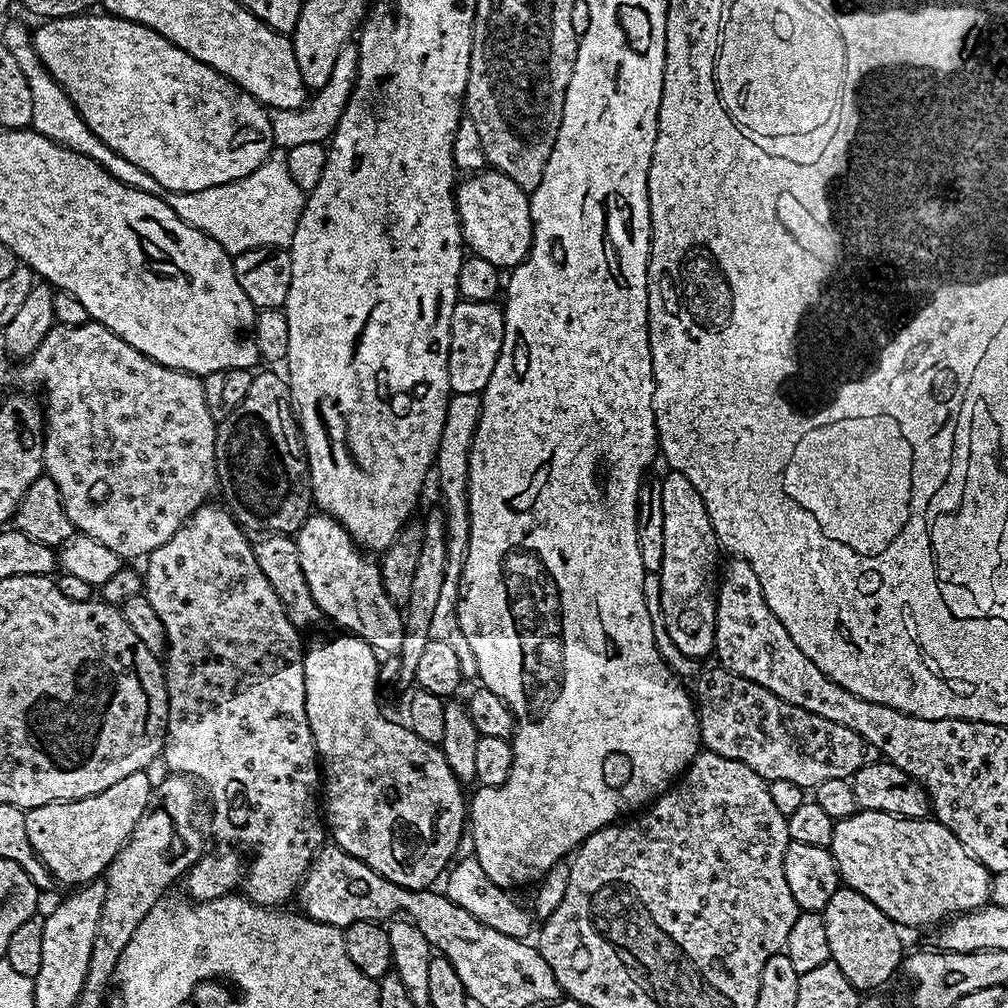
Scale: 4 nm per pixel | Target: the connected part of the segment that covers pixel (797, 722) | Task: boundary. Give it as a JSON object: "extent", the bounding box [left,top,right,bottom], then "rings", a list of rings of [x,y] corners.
{"extent":[694,666,870,790],"rings":[[[719,666],[706,669],[697,678],[694,707],[700,717],[700,743],[704,748],[714,754],[722,754],[722,758],[742,762],[742,766],[748,766],[754,774],[769,782],[798,782],[798,786],[805,790],[815,790],[830,778],[851,780],[853,774],[870,760],[868,743],[854,734],[854,730],[838,722],[818,718],[818,714],[810,714],[802,710],[802,706],[794,706],[778,698],[778,694],[770,694],[766,686],[758,686],[758,682],[750,682],[750,678],[742,678]]]}

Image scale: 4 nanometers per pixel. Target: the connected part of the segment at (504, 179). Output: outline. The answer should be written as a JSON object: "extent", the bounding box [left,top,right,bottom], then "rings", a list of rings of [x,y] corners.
{"extent":[456,170,532,269],"rings":[[[483,170],[465,175],[456,186],[456,209],[460,215],[460,233],[464,236],[467,251],[474,256],[494,262],[499,269],[514,269],[525,260],[532,245],[532,219],[530,218],[530,196],[504,172]]]}

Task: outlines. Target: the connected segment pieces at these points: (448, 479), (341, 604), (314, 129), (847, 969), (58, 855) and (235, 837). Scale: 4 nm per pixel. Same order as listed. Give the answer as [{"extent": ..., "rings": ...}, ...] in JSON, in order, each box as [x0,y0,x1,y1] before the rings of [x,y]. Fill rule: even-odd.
[{"extent":[429,394,480,678],"rings":[[[455,394],[448,401],[446,422],[442,426],[442,438],[438,442],[438,450],[434,461],[434,480],[440,483],[440,496],[444,499],[442,509],[445,516],[446,534],[446,570],[439,593],[439,601],[431,617],[429,638],[434,642],[449,645],[458,654],[458,662],[462,666],[465,678],[476,676],[474,653],[470,650],[470,642],[466,642],[466,634],[462,634],[462,626],[458,626],[458,598],[460,597],[460,575],[468,549],[470,534],[470,514],[468,513],[468,467],[470,466],[470,446],[474,438],[474,430],[480,417],[480,397],[477,394]]]},{"extent":[294,512,404,654],"rings":[[[321,512],[309,515],[294,539],[306,586],[310,586],[310,594],[321,613],[341,624],[345,633],[361,636],[377,653],[396,654],[402,646],[404,618],[382,586],[379,563],[362,551],[340,523]]]},{"extent":[271,46,360,150],"rings":[[[354,46],[347,47],[338,54],[335,68],[331,71],[331,78],[326,86],[317,89],[318,100],[308,102],[301,109],[280,108],[273,109],[271,118],[271,132],[273,143],[285,150],[302,143],[325,143],[335,132],[337,122],[345,110],[349,97],[357,82],[357,62],[360,60],[359,49]]]},{"extent":[823,886,902,990],"rings":[[[841,886],[826,902],[823,913],[826,922],[826,939],[830,942],[830,960],[846,974],[858,990],[880,988],[902,964],[900,952],[901,929],[889,916],[882,914],[870,898],[858,894],[853,888]]]},{"extent":[24,772,153,886],"rings":[[[135,772],[93,796],[27,809],[24,817],[30,846],[51,870],[53,881],[79,886],[103,877],[108,864],[130,838],[138,818],[142,818],[153,787],[145,772]]]},{"extent":[142,506,326,909],"rings":[[[205,506],[205,507],[202,507],[202,508],[200,508],[200,509],[198,509],[198,510],[197,510],[197,511],[196,511],[196,513],[194,513],[194,515],[192,515],[192,517],[190,517],[190,519],[188,519],[188,521],[187,521],[187,522],[185,522],[185,523],[184,523],[184,524],[183,524],[183,525],[182,525],[182,526],[181,526],[181,527],[180,527],[180,528],[179,528],[179,529],[178,529],[178,531],[176,531],[176,532],[175,532],[175,534],[174,534],[174,535],[173,535],[173,536],[172,536],[172,537],[171,537],[171,538],[170,538],[170,542],[166,542],[166,543],[165,543],[165,544],[163,544],[163,545],[162,545],[162,546],[158,546],[158,550],[154,550],[154,551],[153,551],[153,552],[151,552],[151,553],[150,553],[150,555],[148,555],[148,556],[147,556],[147,557],[146,557],[146,564],[148,564],[148,569],[146,569],[146,570],[145,570],[145,569],[143,569],[143,572],[142,572],[142,592],[143,592],[143,595],[145,595],[145,596],[147,596],[147,598],[148,598],[148,601],[149,601],[149,602],[150,602],[150,606],[154,606],[154,610],[155,610],[155,612],[156,612],[156,613],[157,613],[157,614],[158,614],[158,618],[162,618],[162,626],[166,626],[166,638],[167,638],[167,639],[168,639],[168,646],[167,646],[167,649],[166,649],[166,655],[165,655],[165,656],[164,656],[164,657],[163,657],[163,660],[162,660],[162,663],[163,663],[163,666],[164,666],[164,674],[165,674],[165,682],[166,682],[166,690],[167,690],[167,691],[168,691],[168,729],[167,729],[167,730],[166,730],[166,734],[165,734],[165,735],[164,735],[164,751],[163,751],[163,753],[162,753],[162,759],[164,759],[164,761],[165,761],[165,762],[166,762],[166,766],[167,766],[167,767],[168,767],[168,770],[169,770],[169,773],[172,773],[172,774],[187,774],[187,775],[189,775],[189,776],[191,776],[191,777],[193,777],[193,778],[195,778],[195,779],[196,779],[196,780],[197,780],[197,781],[199,781],[199,783],[200,783],[200,784],[201,784],[201,785],[202,785],[202,788],[203,788],[203,784],[202,784],[202,783],[204,783],[204,788],[205,788],[205,789],[204,789],[204,788],[203,788],[203,791],[204,791],[204,792],[205,792],[205,793],[206,793],[206,796],[207,796],[207,792],[206,792],[206,791],[208,791],[208,796],[209,796],[209,798],[210,798],[210,799],[212,799],[212,832],[213,832],[213,834],[214,834],[214,835],[216,835],[216,836],[217,836],[217,838],[218,838],[218,839],[220,839],[220,840],[229,840],[229,842],[230,842],[230,843],[232,843],[232,844],[229,844],[229,845],[232,845],[232,846],[240,846],[240,845],[236,845],[236,844],[256,844],[256,853],[254,853],[254,854],[253,854],[253,856],[252,856],[252,861],[251,861],[251,860],[250,860],[250,859],[249,859],[249,860],[248,860],[248,861],[247,861],[247,864],[246,864],[246,871],[245,871],[245,873],[244,873],[244,875],[243,875],[243,877],[242,877],[242,892],[243,892],[243,895],[244,895],[244,896],[245,896],[245,897],[247,897],[247,899],[249,899],[249,900],[251,900],[251,901],[252,901],[252,903],[254,903],[254,904],[260,904],[260,905],[261,905],[261,906],[263,906],[263,908],[270,908],[270,909],[275,909],[275,908],[276,908],[276,907],[277,907],[277,906],[284,906],[284,905],[287,905],[287,904],[284,904],[284,903],[286,903],[286,902],[287,902],[287,900],[288,900],[288,899],[290,899],[290,898],[291,898],[291,896],[292,896],[292,899],[293,899],[293,897],[295,897],[295,896],[296,896],[296,895],[297,895],[297,892],[298,892],[298,889],[299,889],[299,886],[300,886],[300,884],[301,884],[301,882],[302,882],[302,881],[304,881],[304,876],[305,876],[305,874],[306,874],[306,873],[307,873],[307,872],[308,872],[308,868],[309,868],[309,866],[310,866],[310,865],[311,865],[311,864],[312,864],[312,861],[313,861],[313,860],[315,860],[315,859],[316,859],[316,854],[317,854],[317,852],[319,852],[319,851],[320,851],[320,849],[321,849],[321,848],[323,848],[323,847],[325,847],[325,844],[326,844],[326,824],[325,824],[325,821],[324,821],[324,820],[323,820],[323,819],[322,819],[322,804],[321,804],[321,801],[320,801],[320,800],[319,800],[319,799],[318,799],[318,797],[319,797],[319,796],[320,796],[320,795],[321,795],[321,792],[322,792],[322,765],[321,765],[321,763],[320,763],[320,761],[319,761],[319,759],[318,759],[318,757],[317,757],[317,755],[316,755],[316,743],[315,743],[315,742],[314,742],[314,734],[313,734],[313,733],[312,733],[312,731],[311,731],[311,730],[310,730],[310,722],[309,722],[309,721],[308,721],[308,719],[307,719],[307,718],[306,718],[306,682],[305,682],[305,681],[304,681],[304,654],[305,654],[305,649],[304,649],[304,648],[303,648],[303,647],[302,647],[302,644],[301,644],[301,648],[300,648],[300,636],[301,636],[301,633],[300,633],[300,632],[299,632],[299,631],[298,631],[298,630],[297,630],[297,628],[296,628],[296,627],[294,627],[294,625],[293,625],[293,624],[292,624],[292,623],[291,623],[291,622],[290,622],[290,618],[286,618],[286,610],[282,610],[282,602],[278,602],[278,594],[274,594],[274,589],[272,589],[272,588],[271,588],[271,587],[270,587],[270,582],[266,582],[266,574],[262,574],[262,569],[260,569],[260,567],[259,567],[259,566],[258,566],[258,562],[257,562],[257,561],[256,561],[256,559],[255,559],[255,558],[254,558],[254,550],[253,550],[253,549],[252,549],[252,545],[253,545],[253,541],[252,541],[252,540],[251,540],[251,539],[249,539],[249,537],[248,537],[248,536],[247,536],[247,535],[246,535],[246,532],[245,532],[245,529],[243,529],[243,528],[241,528],[241,527],[240,527],[240,525],[239,525],[239,524],[237,524],[237,523],[236,523],[236,520],[235,520],[235,519],[234,519],[234,518],[233,518],[233,517],[232,517],[232,515],[231,515],[231,514],[230,514],[230,513],[228,513],[228,509],[227,509],[227,507],[224,507],[224,506],[219,506],[219,507],[220,507],[220,508],[212,508],[212,507],[213,507],[213,506]]]}]

